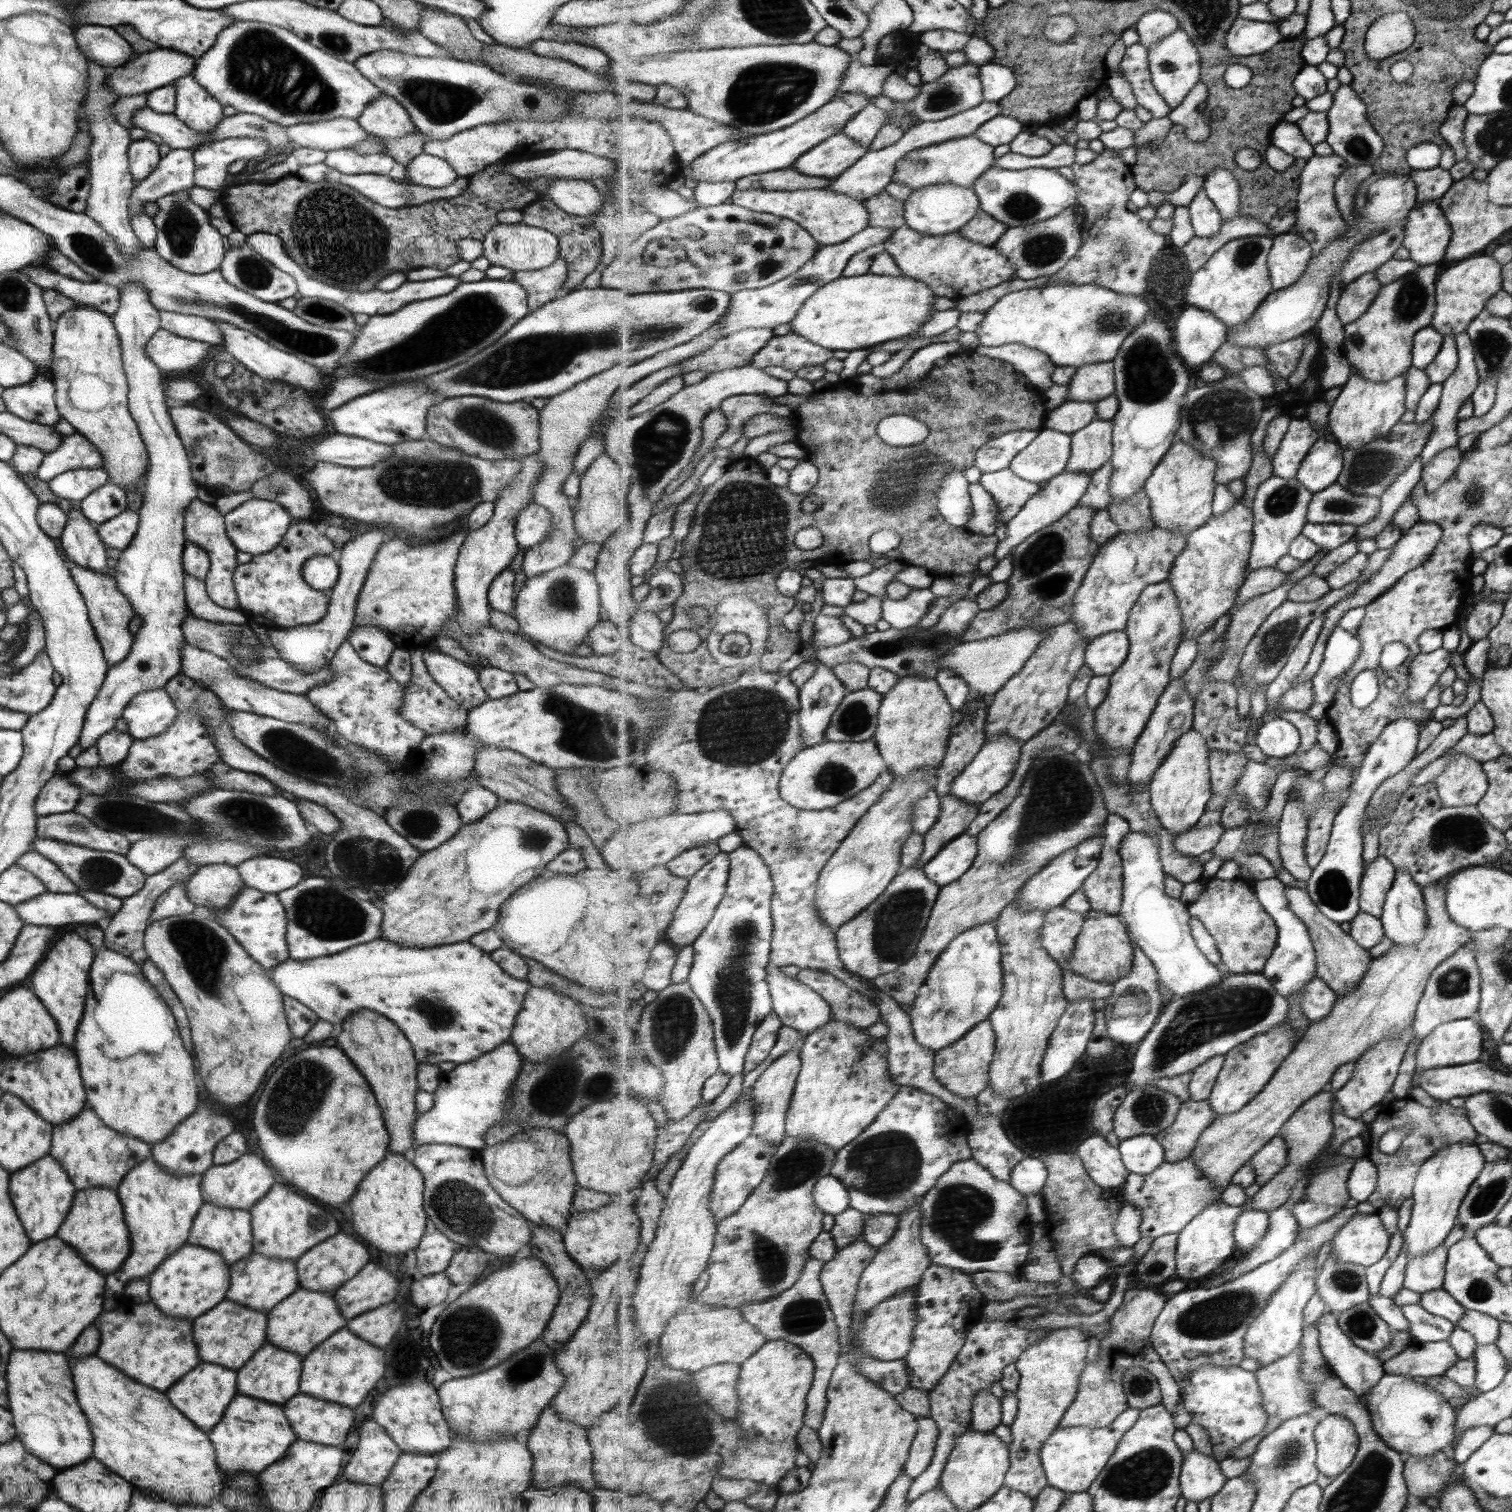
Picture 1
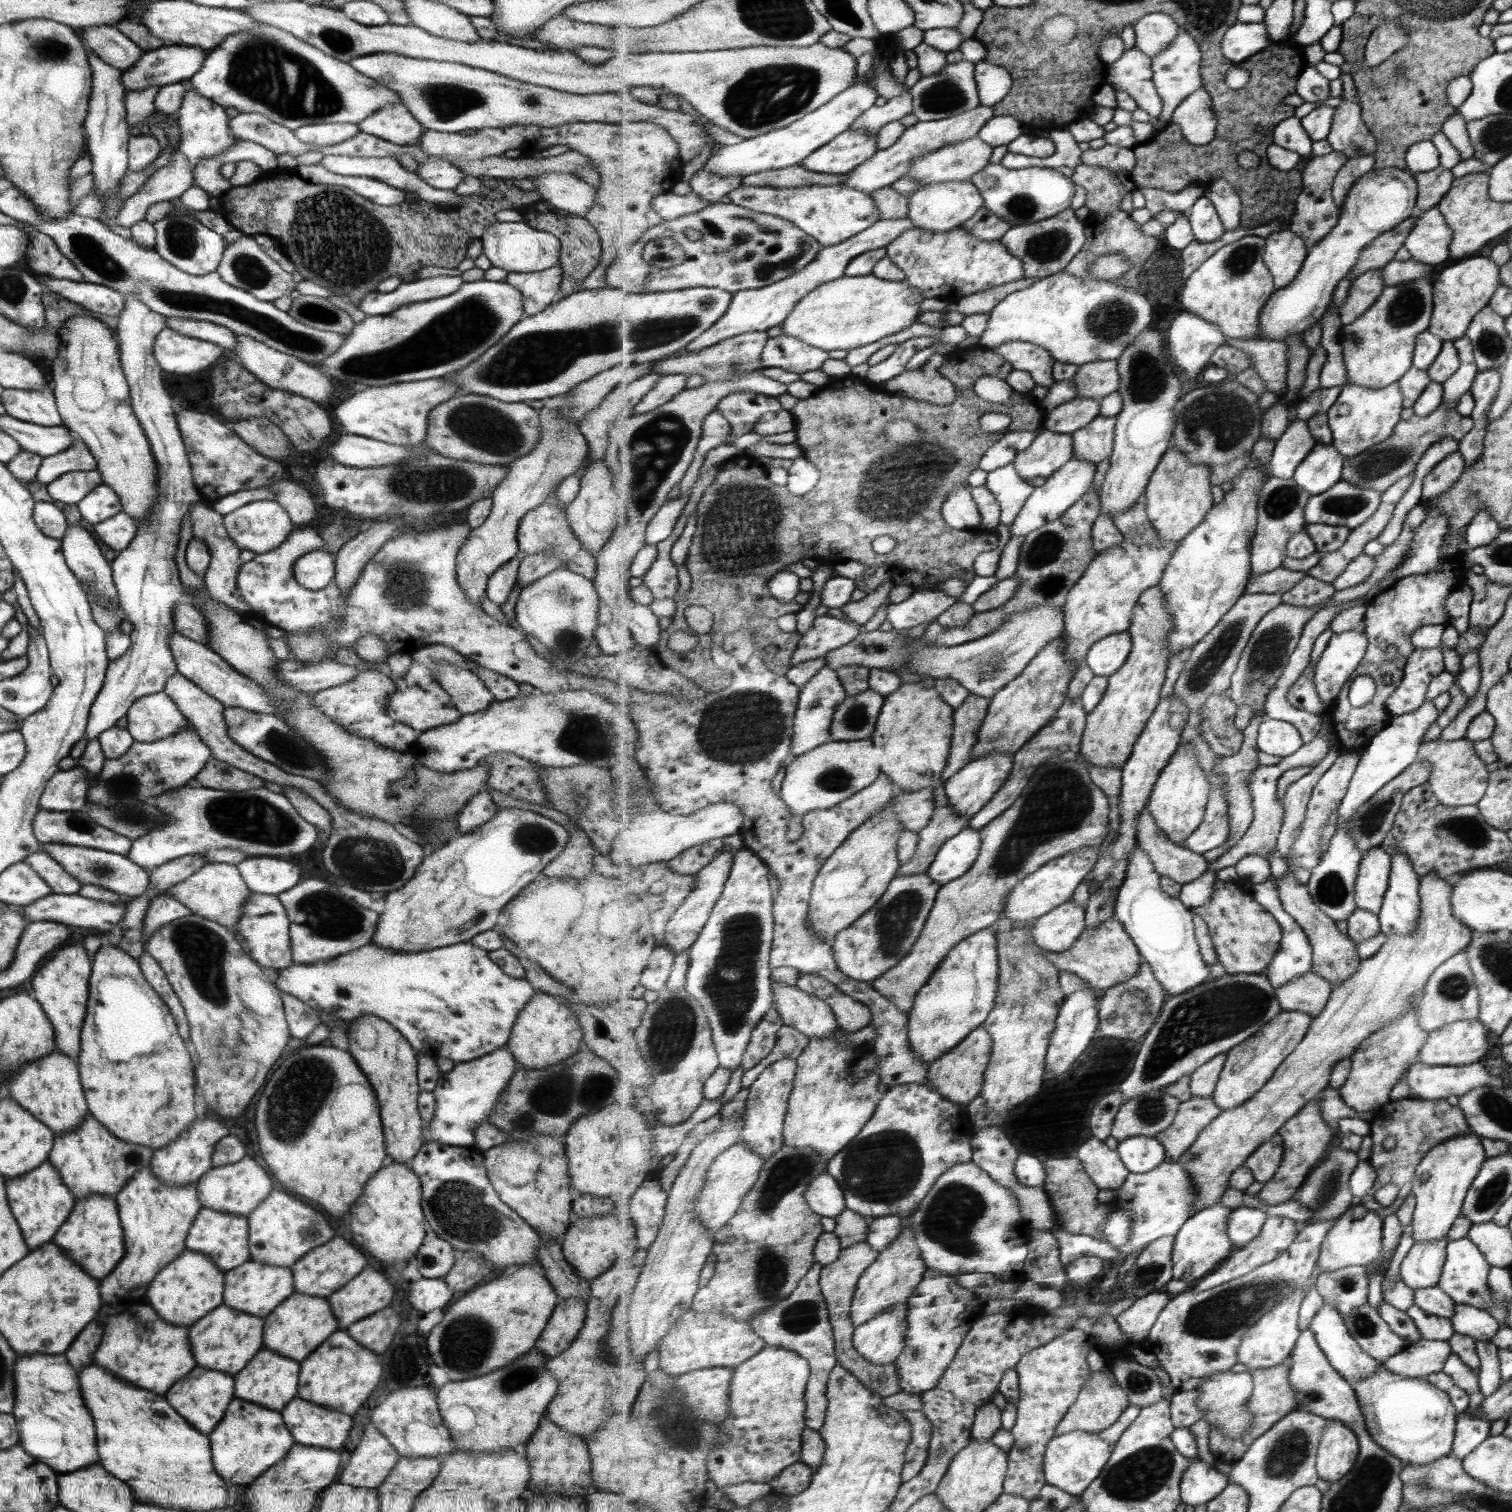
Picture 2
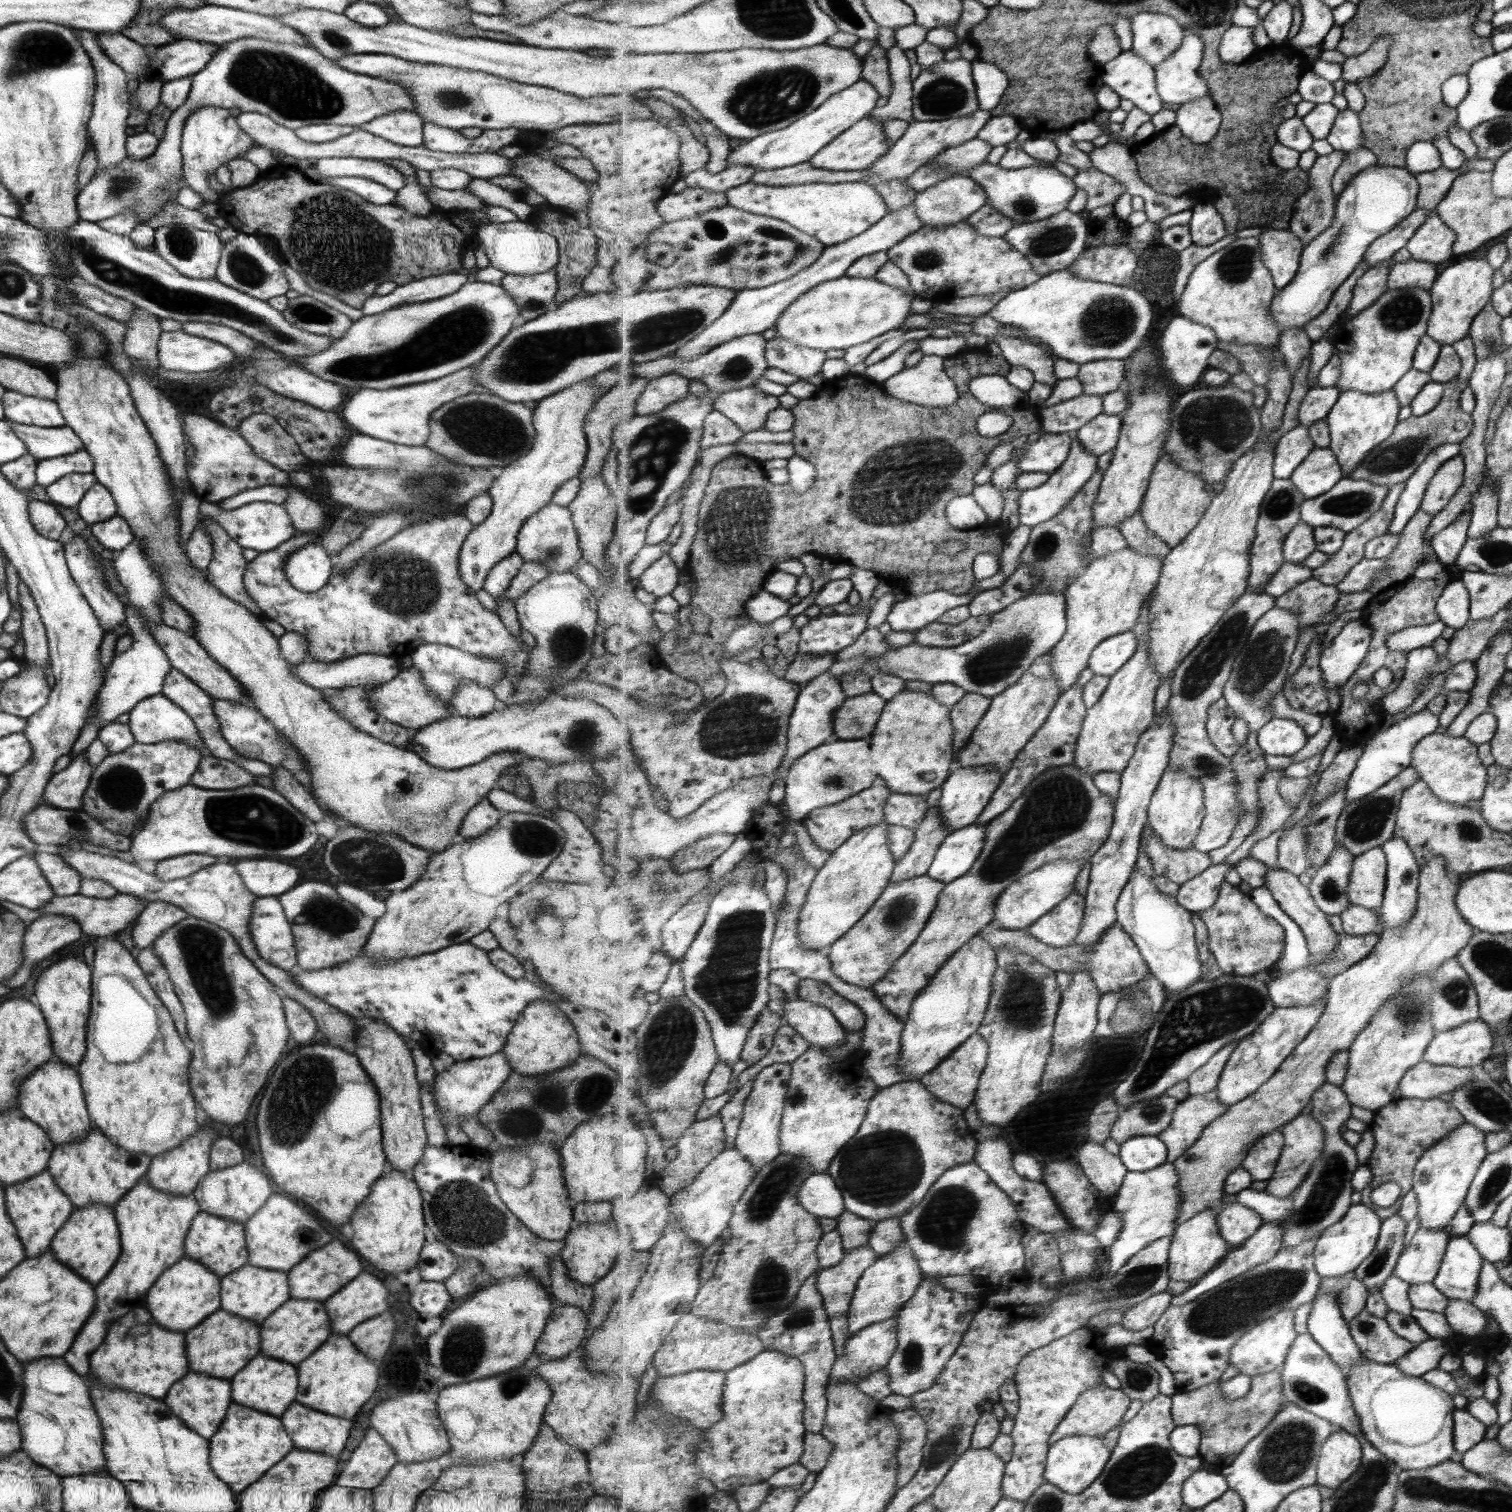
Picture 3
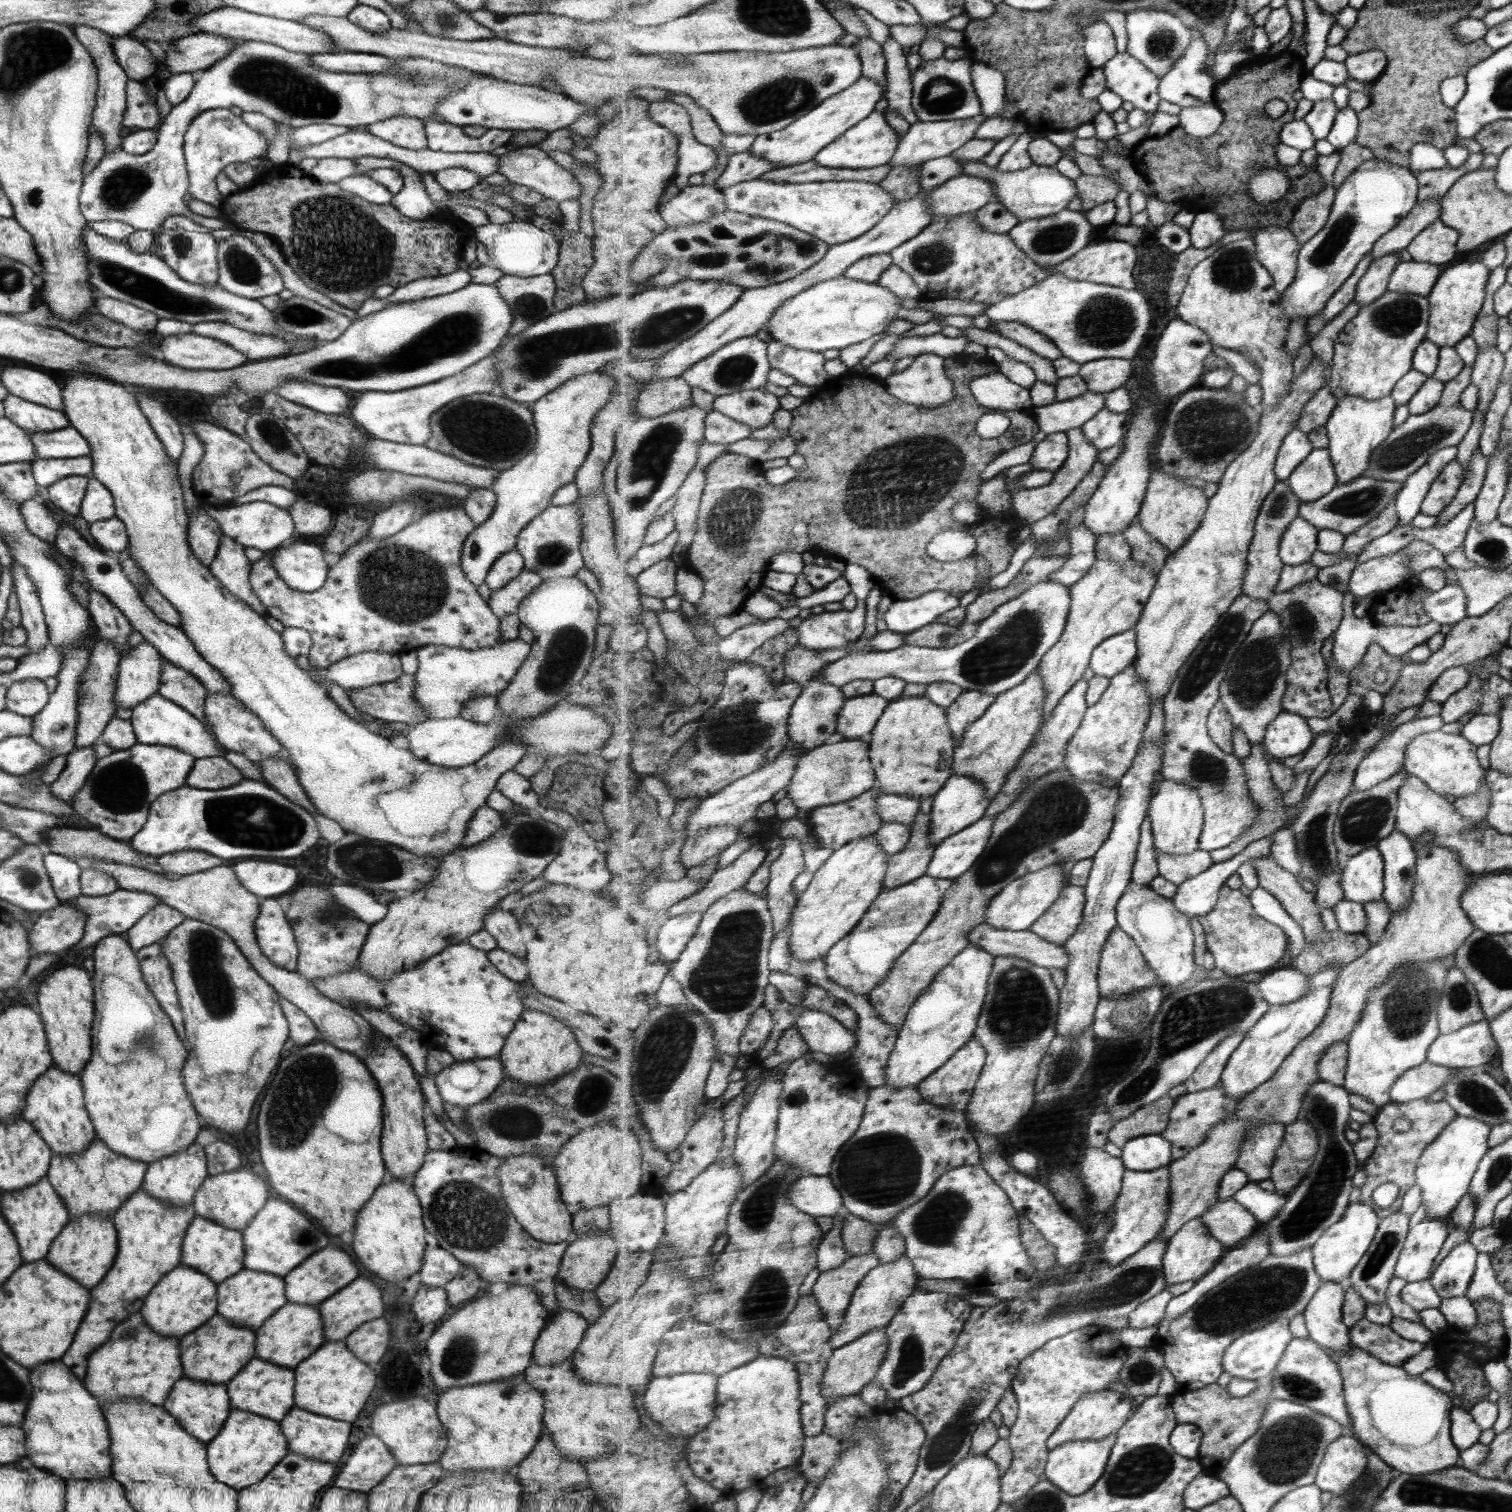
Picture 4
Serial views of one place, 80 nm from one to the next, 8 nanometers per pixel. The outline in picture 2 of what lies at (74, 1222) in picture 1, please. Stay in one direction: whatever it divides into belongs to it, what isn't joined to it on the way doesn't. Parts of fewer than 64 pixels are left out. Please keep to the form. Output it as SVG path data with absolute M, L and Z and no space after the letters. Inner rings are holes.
M99 1194L75 1200L69 1216L55 1232L53 1244L59 1246L67 1258L73 1258L73 1262L77 1262L81 1270L85 1270L91 1278L105 1278L125 1254L115 1200Z

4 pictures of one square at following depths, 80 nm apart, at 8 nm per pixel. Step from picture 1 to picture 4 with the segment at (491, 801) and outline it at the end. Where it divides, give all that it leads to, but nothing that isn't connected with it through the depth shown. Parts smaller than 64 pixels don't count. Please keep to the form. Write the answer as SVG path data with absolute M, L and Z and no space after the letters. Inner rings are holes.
M486 805L474 812L465 828L465 837L460 847L473 846L489 839L497 829L501 828L501 814Z

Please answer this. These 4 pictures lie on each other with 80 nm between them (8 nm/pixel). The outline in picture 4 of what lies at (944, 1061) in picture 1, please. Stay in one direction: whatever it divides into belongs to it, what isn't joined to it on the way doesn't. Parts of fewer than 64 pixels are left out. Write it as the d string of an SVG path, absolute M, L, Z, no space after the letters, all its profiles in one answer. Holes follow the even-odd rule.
M973 1038L968 1045L958 1050L939 1070L936 1070L931 1077L927 1077L918 1085L923 1098L939 1106L966 1110L972 1100L977 1081L984 1069L988 1050Z

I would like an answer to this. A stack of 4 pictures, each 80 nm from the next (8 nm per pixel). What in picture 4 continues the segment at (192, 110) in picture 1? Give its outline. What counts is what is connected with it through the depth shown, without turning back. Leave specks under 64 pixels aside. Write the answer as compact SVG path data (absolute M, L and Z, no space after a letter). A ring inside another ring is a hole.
M229 109L205 111L198 114L186 129L182 146L188 174L188 193L213 208L224 201L216 189L216 176L224 166L234 162L257 163L268 149L268 142L258 131L253 130L242 116L232 114Z

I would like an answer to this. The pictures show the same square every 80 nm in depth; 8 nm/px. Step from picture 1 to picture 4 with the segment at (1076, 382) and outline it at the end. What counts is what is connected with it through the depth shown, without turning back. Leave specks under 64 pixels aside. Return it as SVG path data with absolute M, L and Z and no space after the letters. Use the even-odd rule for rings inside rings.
M1103 358L1081 365L1079 374L1087 381L1089 391L1108 393L1125 386L1133 368L1133 360Z

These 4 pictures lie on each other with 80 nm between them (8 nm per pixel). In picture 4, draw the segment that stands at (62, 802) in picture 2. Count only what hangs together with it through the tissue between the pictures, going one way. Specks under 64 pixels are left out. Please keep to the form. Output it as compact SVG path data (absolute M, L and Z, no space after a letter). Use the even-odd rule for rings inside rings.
M92 745L81 748L73 747L65 755L65 766L57 776L57 781L48 786L53 798L70 805L73 794L79 792L79 788L83 786L83 782L91 773L95 762L95 751Z

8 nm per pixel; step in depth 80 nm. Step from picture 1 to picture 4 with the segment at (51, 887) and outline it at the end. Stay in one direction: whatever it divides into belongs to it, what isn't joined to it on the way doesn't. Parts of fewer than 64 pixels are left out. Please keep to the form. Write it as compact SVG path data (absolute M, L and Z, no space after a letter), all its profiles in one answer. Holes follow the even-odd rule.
M50 851L43 855L43 864L57 901L65 902L80 896L80 871L74 859Z

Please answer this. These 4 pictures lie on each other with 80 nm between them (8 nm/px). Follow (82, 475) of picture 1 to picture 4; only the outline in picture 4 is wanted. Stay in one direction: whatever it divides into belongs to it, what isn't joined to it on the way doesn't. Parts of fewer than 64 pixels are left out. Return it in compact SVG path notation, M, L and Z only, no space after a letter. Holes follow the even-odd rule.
M68 476L57 480L43 489L49 504L56 509L59 513L66 512L71 516L77 516L80 514L80 504L84 497L85 485L87 484L88 476Z

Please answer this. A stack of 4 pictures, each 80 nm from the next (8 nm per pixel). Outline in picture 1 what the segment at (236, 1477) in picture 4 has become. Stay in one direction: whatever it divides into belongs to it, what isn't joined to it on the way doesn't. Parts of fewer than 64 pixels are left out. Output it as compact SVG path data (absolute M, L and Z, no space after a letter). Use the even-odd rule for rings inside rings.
M240 1394L229 1402L221 1420L206 1435L213 1444L217 1468L224 1476L232 1476L238 1472L258 1475L279 1460L289 1444L295 1440L281 1406Z

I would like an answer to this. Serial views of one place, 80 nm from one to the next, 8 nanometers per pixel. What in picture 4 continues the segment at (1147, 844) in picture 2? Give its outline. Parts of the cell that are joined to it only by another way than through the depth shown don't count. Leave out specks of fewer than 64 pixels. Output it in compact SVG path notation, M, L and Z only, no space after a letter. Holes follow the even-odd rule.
M1200 848L1193 854L1169 855L1158 850L1157 854L1160 875L1179 885L1202 872L1207 872L1216 863L1210 852Z

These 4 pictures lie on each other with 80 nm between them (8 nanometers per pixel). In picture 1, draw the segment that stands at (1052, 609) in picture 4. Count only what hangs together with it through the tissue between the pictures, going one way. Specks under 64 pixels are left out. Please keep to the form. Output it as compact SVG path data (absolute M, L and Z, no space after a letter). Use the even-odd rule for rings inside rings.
M1023 625L1018 631L997 635L990 639L959 643L940 660L940 668L952 668L967 681L974 693L993 697L1035 654L1038 645L1043 642L1044 631L1033 625Z

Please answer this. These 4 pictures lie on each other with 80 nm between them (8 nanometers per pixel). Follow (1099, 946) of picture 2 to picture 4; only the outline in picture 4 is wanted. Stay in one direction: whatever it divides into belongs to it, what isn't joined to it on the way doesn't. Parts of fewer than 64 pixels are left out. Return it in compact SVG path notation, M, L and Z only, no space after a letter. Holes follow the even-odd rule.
M983 923L970 930L969 940L996 957L1013 956L1025 958L1039 966L1067 968L1068 951L1062 945L1049 942L1029 930L999 930ZM1117 927L1109 936L1105 944L1098 972L1100 983L1100 995L1105 998L1120 1000L1125 995L1148 989L1161 978L1152 966L1149 966L1148 959L1141 952L1138 944L1133 940L1132 935L1127 934L1122 928Z

